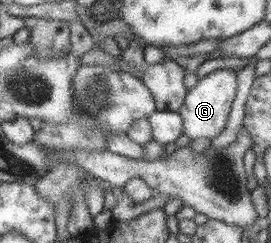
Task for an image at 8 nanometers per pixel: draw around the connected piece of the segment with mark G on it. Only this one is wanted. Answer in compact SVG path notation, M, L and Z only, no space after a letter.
M216 69L198 78L193 88L187 90L178 115L183 121L183 131L190 141L198 137L215 137L228 121L228 114L237 93L238 75L233 69Z

